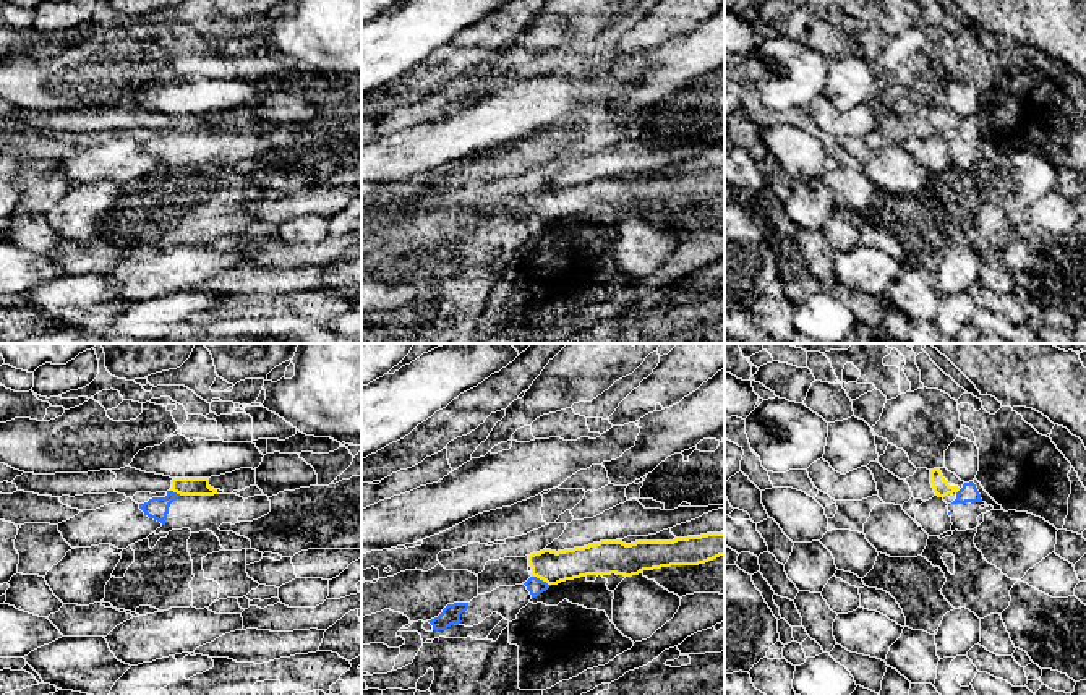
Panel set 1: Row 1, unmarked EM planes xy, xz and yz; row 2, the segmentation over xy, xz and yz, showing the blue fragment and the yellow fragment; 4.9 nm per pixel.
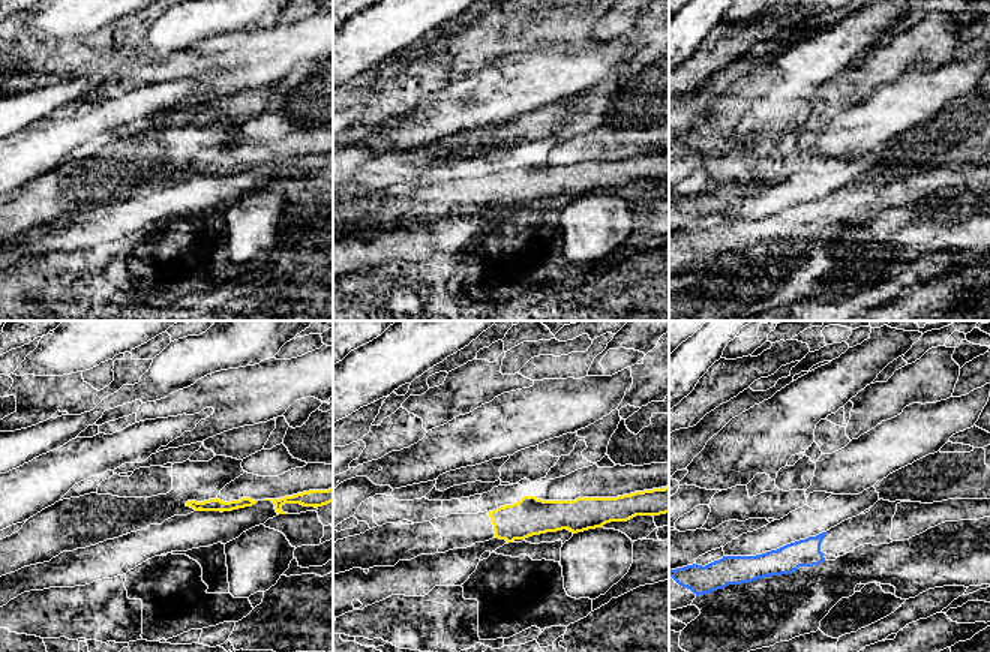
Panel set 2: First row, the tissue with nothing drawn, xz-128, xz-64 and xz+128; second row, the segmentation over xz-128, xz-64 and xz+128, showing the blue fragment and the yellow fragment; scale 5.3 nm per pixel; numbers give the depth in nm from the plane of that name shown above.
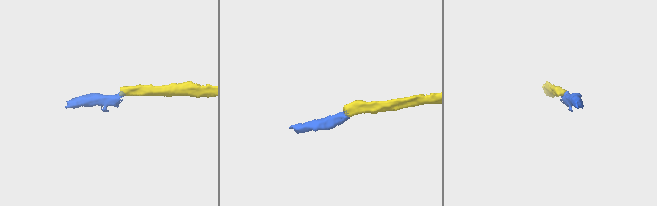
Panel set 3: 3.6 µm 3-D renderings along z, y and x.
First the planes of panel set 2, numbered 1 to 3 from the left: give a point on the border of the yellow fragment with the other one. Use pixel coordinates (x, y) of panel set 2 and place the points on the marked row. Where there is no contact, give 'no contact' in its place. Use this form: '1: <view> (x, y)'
1: no contact
2: no contact
3: no contact

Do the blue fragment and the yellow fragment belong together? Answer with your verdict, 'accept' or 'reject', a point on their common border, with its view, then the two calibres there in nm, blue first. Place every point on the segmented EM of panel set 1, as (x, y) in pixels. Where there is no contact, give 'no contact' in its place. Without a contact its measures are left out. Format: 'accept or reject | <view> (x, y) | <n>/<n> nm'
reject | xz (542, 580) | 80/160 nm

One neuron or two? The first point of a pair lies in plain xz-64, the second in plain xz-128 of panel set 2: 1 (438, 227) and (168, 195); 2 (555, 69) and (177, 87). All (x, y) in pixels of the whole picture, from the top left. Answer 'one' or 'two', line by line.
1: one
2: two

